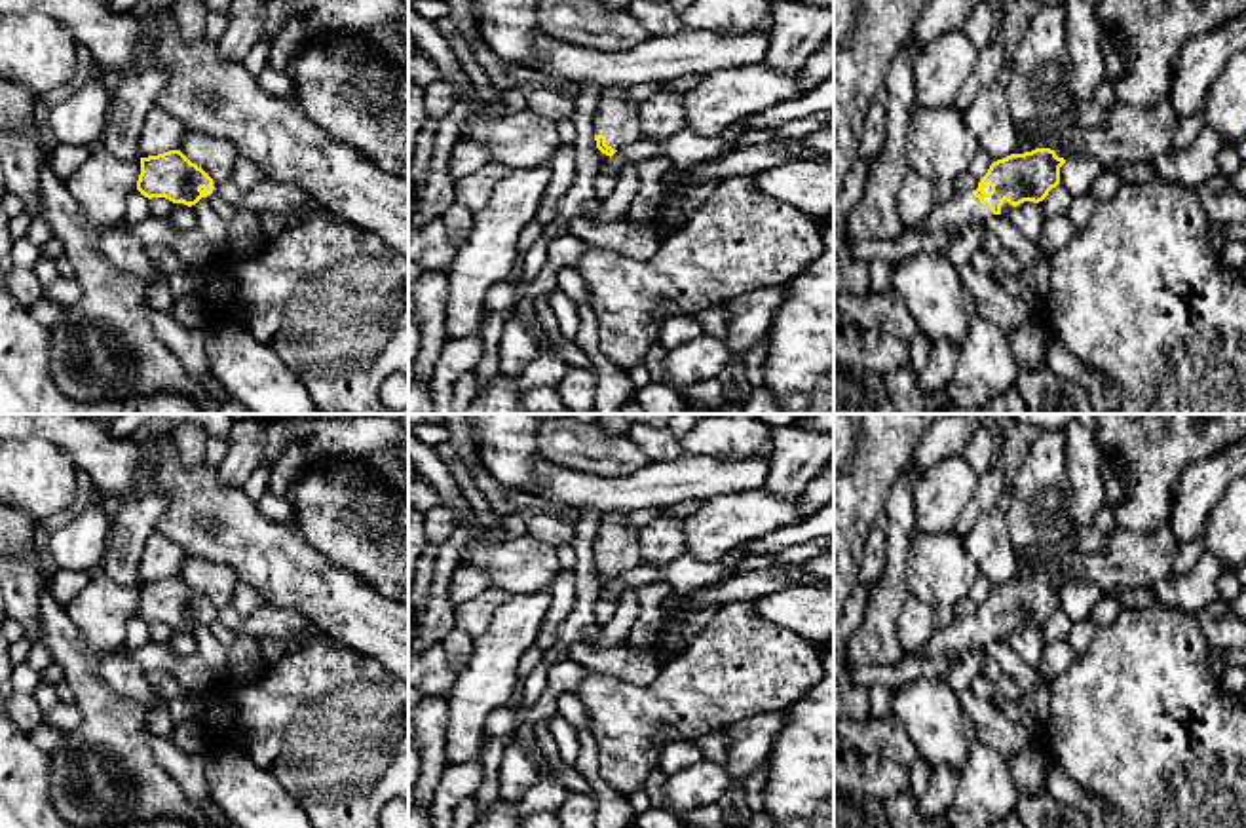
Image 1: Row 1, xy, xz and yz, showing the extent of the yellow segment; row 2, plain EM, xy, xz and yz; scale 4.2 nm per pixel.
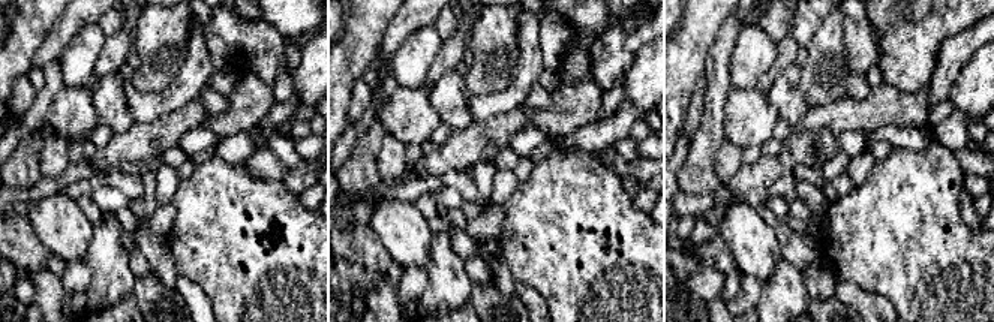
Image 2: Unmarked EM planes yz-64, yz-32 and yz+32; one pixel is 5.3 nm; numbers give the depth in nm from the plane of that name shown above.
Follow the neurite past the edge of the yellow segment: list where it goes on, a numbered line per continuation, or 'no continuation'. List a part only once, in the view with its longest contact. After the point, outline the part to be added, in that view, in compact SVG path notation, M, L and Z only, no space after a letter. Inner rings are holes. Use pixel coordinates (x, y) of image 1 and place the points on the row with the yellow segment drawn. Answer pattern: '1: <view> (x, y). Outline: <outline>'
1: xz (616, 118). Outline: M625 87L602 89L593 131L604 135L606 144L614 150L644 139L638 123L638 104L629 101Z

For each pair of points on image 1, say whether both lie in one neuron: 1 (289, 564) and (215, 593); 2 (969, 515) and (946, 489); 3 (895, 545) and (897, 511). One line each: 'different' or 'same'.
1: different
2: different
3: same

